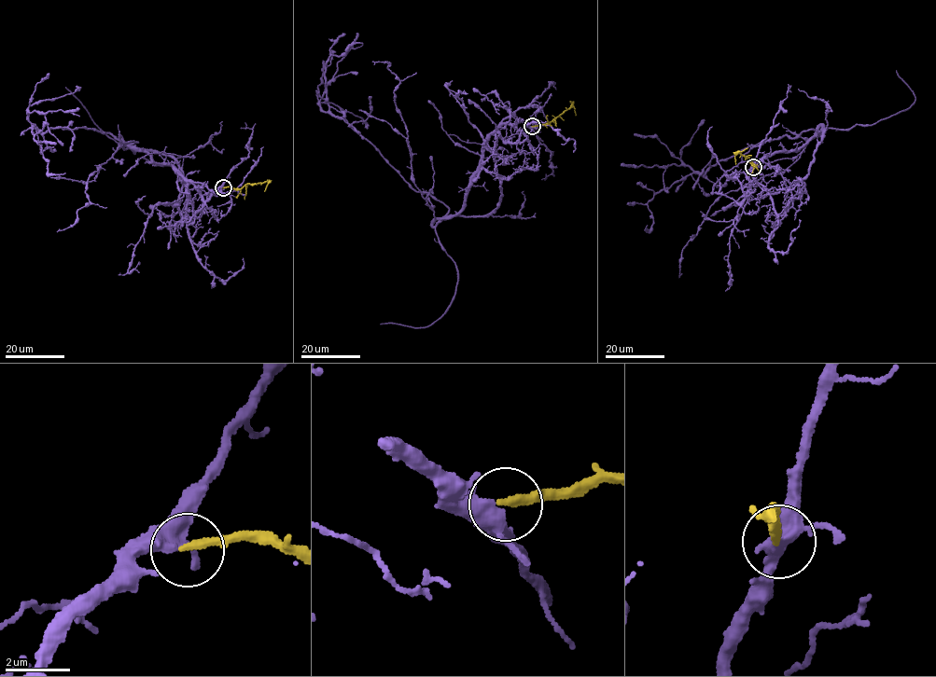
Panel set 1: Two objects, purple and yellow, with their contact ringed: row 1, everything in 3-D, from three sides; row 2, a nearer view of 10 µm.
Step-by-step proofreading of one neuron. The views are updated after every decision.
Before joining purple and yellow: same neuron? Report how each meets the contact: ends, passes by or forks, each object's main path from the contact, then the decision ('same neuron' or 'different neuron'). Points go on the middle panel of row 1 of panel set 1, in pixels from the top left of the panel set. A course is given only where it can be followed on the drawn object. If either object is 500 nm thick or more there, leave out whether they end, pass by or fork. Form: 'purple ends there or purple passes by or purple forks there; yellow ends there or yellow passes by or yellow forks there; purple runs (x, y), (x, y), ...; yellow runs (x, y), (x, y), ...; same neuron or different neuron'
purple forks there; yellow ends there; purple runs (532, 127), (490, 134), (465, 204), (444, 216), (442, 202), (329, 111), (327, 61), (363, 44); yellow runs (532, 126), (548, 124), (570, 107), (570, 101); same neuron

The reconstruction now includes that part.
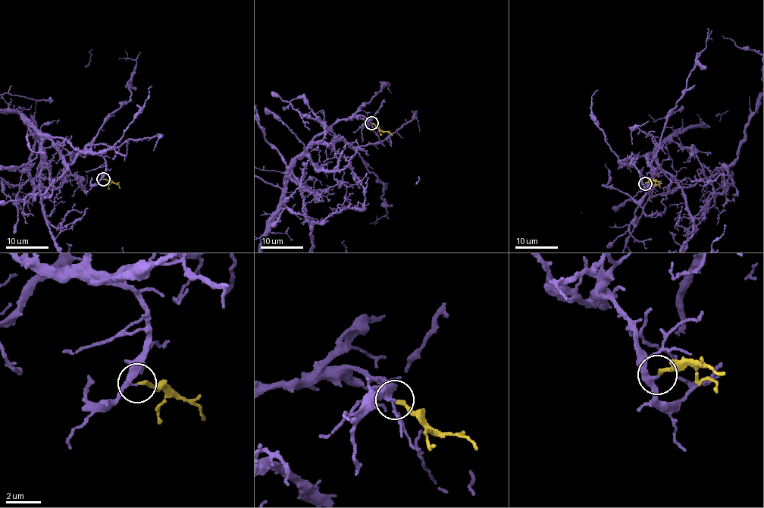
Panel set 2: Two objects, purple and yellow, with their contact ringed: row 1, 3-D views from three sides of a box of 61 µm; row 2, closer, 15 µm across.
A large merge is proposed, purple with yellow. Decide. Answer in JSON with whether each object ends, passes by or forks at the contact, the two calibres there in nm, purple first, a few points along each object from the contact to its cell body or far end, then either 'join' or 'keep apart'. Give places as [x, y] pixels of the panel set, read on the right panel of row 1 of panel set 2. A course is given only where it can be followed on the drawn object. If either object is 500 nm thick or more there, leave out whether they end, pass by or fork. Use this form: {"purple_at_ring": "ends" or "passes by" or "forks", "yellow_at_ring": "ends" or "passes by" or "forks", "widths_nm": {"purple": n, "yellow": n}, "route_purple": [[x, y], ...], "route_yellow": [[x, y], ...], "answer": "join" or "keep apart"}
{"purple_at_ring": "passes by", "yellow_at_ring": "ends", "widths_nm": {"purple": 170, "yellow": 220}, "route_yellow": [[645, 183], [655, 180], [662, 183]], "answer": "join"}

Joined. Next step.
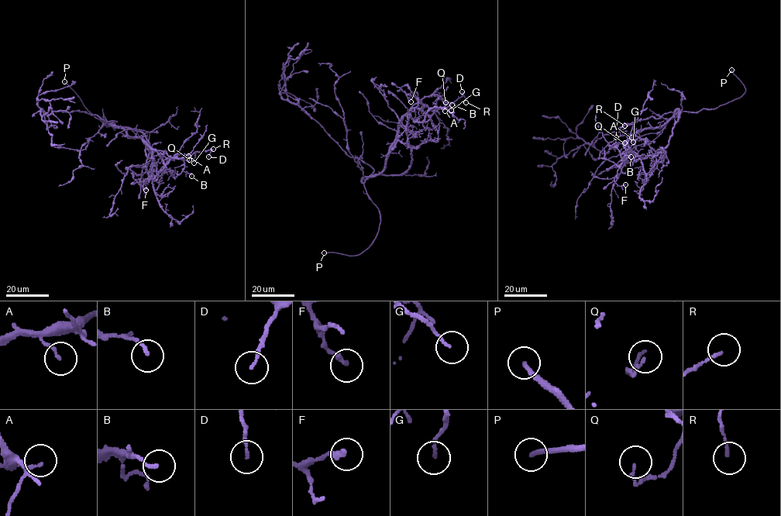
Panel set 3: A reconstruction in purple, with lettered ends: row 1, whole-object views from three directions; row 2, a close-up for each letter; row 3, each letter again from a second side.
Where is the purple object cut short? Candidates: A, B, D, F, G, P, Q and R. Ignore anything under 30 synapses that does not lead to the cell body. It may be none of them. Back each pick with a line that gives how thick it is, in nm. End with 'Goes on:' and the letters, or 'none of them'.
F: Thickness 240 nm
P: Thickness 220 nm
Goes on: F, P

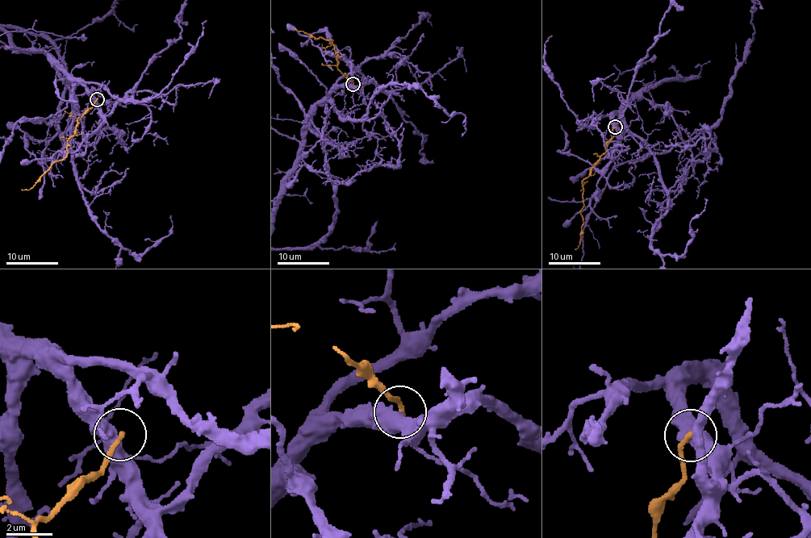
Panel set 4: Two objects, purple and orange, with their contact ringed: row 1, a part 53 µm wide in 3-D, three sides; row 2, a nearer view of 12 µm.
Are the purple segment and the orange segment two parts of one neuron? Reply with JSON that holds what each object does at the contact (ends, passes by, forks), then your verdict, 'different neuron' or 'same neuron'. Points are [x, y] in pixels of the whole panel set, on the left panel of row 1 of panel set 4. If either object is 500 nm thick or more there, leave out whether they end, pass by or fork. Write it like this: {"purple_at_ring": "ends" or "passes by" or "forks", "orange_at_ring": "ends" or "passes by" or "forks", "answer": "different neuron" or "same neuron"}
{"purple_at_ring": "forks", "orange_at_ring": "ends", "answer": "different neuron"}

